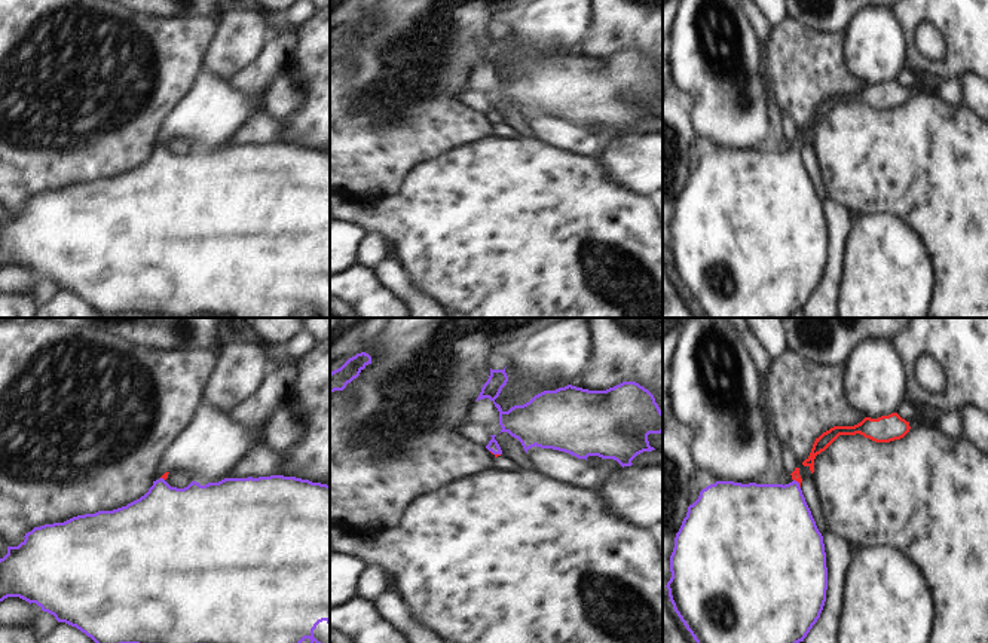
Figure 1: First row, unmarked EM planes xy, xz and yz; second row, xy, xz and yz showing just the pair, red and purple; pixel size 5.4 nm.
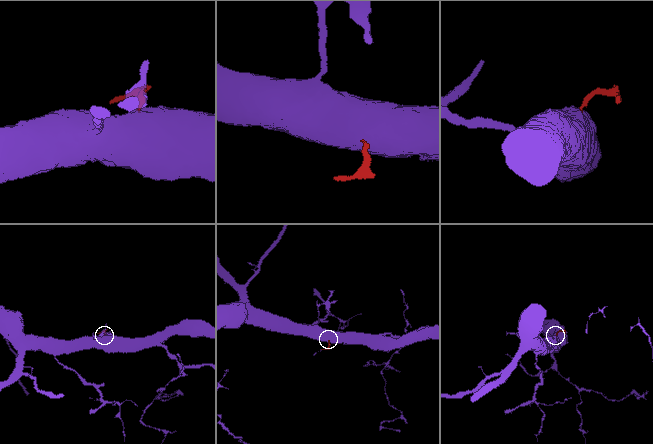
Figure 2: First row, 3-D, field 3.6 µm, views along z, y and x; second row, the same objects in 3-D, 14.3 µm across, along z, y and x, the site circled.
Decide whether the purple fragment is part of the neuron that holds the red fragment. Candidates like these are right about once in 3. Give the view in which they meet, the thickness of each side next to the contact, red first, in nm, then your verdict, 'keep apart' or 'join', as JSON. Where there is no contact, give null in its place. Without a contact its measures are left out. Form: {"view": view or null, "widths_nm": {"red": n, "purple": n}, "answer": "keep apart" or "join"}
{"view": "yz", "widths_nm": {"red": 50, "purple": 400}, "answer": "join"}

